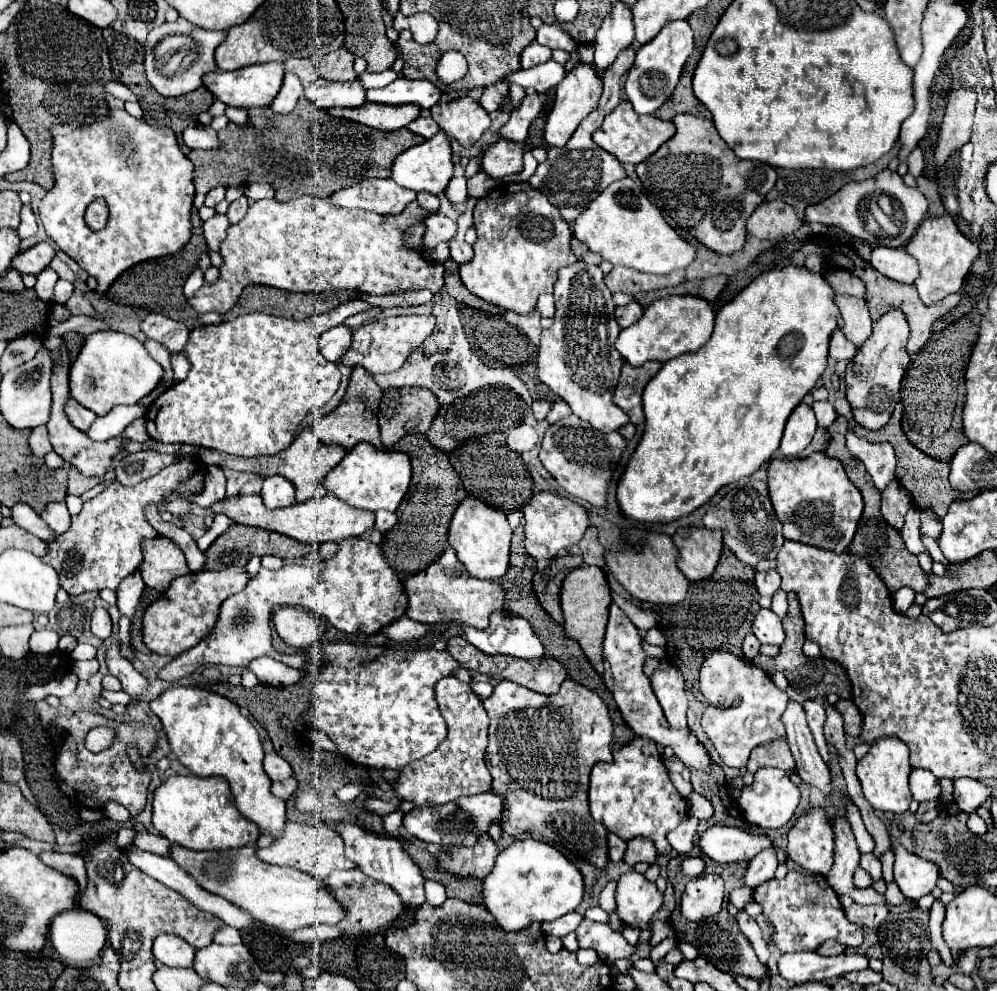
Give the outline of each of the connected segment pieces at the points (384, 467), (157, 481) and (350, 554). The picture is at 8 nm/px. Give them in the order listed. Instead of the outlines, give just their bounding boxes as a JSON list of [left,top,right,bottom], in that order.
[[323,443,411,511],[43,457,205,595],[157,537,407,681]]

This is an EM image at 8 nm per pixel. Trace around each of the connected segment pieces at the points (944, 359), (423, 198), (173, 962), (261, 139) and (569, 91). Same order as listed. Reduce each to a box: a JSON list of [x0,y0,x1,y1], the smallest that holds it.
[[901,289,981,463],[417,191,439,211],[153,935,195,967],[189,95,423,201],[543,65,603,147]]

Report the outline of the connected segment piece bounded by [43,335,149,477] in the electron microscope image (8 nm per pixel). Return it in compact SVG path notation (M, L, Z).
M49 335L45 337L43 345L51 351L51 357L55 357L57 353L61 353L61 365L53 371L53 377L51 377L51 389L53 389L53 409L51 409L51 419L47 423L49 427L49 439L51 439L51 445L53 445L53 451L59 453L67 463L71 463L81 475L85 477L103 477L113 461L113 457L125 449L125 443L127 441L147 441L149 435L145 431L145 419L135 419L121 435L109 439L109 443L95 443L91 441L83 431L77 431L67 419L65 419L65 413L63 413L63 407L65 407L65 399L69 397L69 355L67 355L67 349L65 349L65 343L61 337L55 337L55 335Z

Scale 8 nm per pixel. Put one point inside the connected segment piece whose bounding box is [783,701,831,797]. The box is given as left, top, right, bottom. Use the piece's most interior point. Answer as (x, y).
(811, 768)

